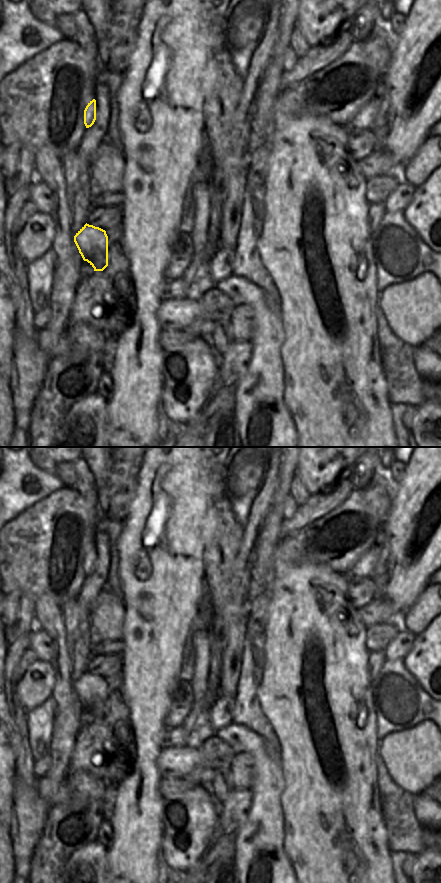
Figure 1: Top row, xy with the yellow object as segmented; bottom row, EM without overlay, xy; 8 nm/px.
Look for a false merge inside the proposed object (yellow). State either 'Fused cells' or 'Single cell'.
Single cell

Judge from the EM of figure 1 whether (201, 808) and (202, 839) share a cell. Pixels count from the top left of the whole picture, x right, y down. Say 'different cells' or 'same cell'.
same cell

